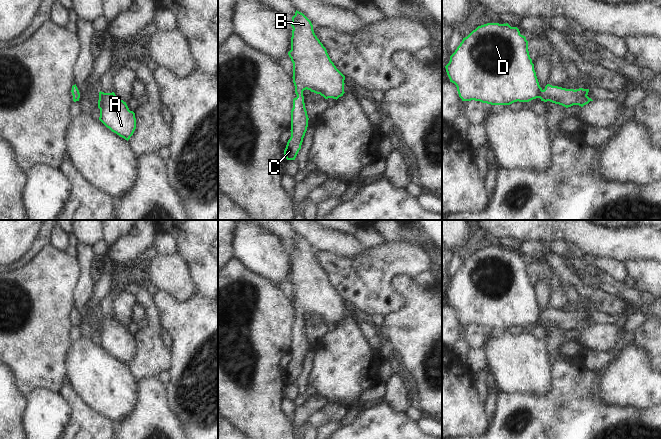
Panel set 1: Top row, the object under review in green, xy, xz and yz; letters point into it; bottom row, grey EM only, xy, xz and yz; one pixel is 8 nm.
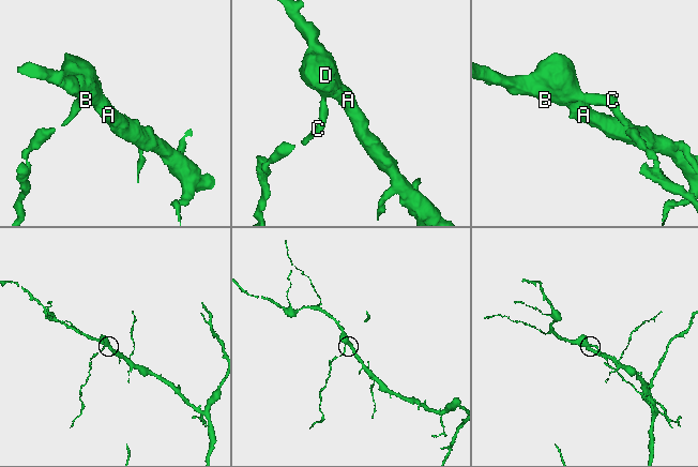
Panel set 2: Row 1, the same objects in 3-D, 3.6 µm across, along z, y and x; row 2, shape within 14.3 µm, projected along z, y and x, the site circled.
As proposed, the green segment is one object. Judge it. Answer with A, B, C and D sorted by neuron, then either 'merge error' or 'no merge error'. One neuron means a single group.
A B C D | no merge error

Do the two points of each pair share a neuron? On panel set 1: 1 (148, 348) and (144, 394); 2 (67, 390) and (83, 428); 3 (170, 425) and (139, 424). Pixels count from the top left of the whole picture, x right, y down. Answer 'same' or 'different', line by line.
1: different
2: same
3: same

